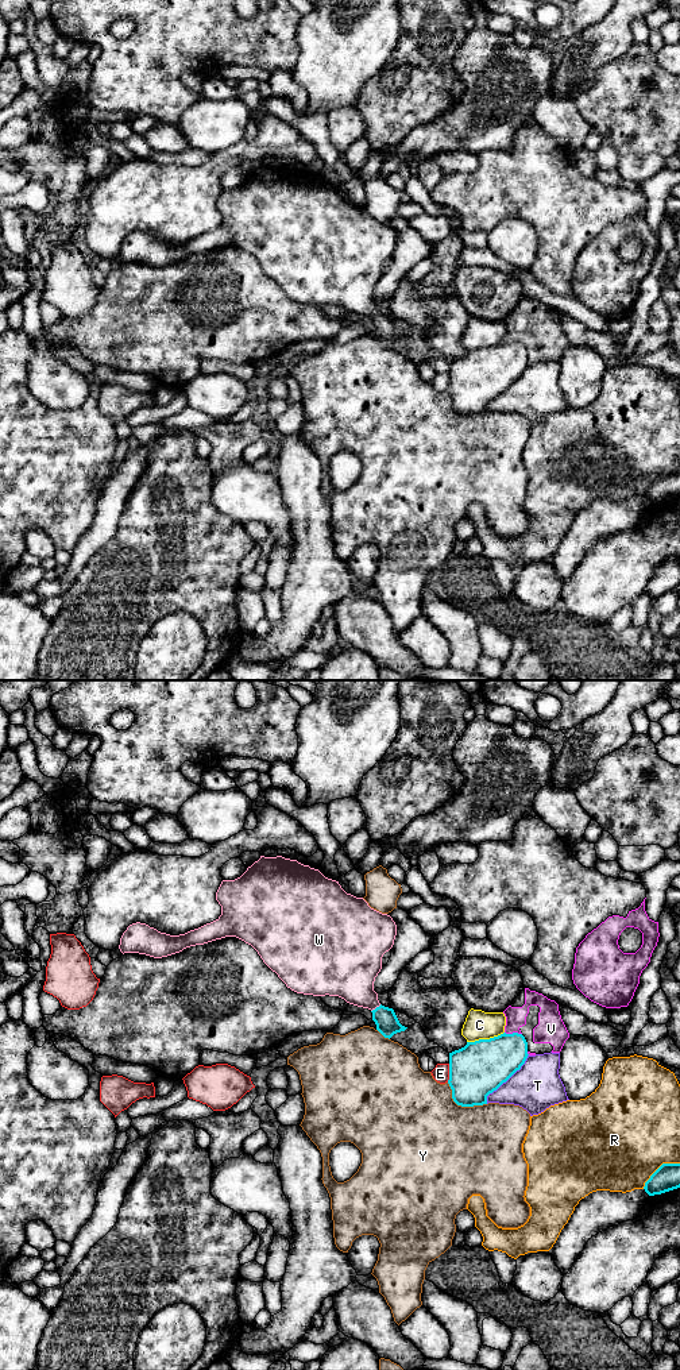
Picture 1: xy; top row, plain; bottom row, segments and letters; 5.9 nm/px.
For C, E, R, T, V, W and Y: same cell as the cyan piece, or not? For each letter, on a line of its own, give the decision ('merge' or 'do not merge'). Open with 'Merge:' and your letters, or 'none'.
Merge: W
C: do not merge
E: do not merge
R: do not merge
T: do not merge
V: do not merge
W: merge
Y: do not merge

